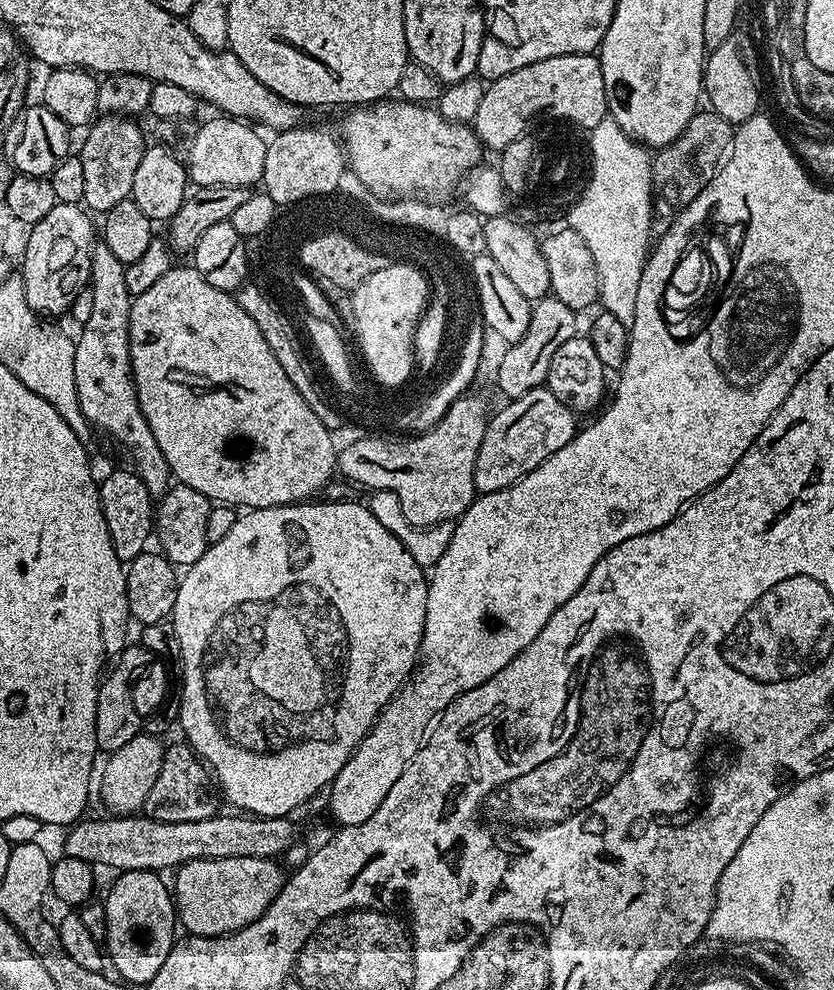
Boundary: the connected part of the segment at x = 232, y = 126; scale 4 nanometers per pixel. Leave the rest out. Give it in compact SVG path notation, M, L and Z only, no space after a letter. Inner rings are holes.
M216 114L213 120L206 121L193 134L192 145L188 148L188 156L186 155L189 181L196 188L206 186L247 188L259 185L264 179L268 146L265 137L260 137L255 130L257 131L251 123L223 114Z

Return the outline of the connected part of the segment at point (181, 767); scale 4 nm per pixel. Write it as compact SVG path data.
M186 742L168 744L164 761L156 771L156 781L147 789L143 811L154 820L170 822L202 822L221 811L222 796L218 785L203 760Z

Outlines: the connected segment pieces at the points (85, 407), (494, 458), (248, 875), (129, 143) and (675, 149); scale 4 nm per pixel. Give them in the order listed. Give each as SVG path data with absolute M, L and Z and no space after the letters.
M96 242L92 245L90 274L93 308L90 318L86 318L79 329L80 336L75 337L74 386L78 386L78 406L82 406L82 414L97 433L105 432L114 443L120 444L128 455L127 463L142 478L146 490L153 498L159 498L168 491L173 474L166 458L162 458L162 450L158 450L154 434L150 434L150 426L146 426L146 418L142 418L132 381L130 310L133 294L126 286L126 265L118 262L110 246Z
M546 386L530 390L517 400L508 400L500 413L486 426L482 446L478 446L478 462L474 464L474 486L477 493L501 492L516 484L530 470L542 466L550 454L562 450L578 431L577 413L566 407Z
M222 858L194 859L175 871L172 893L177 921L187 934L198 937L228 935L257 920L286 881L277 859Z
M104 114L87 129L88 137L78 149L78 155L86 185L82 190L83 203L93 213L109 212L111 208L118 206L118 202L129 199L132 195L134 173L138 170L138 162L142 162L146 147L144 136L136 123L135 119L125 118L120 114Z
M697 111L694 118L665 148L659 149L652 156L652 190L657 201L660 200L671 210L684 208L707 186L721 167L729 151L734 135L733 125L727 124L716 112Z

